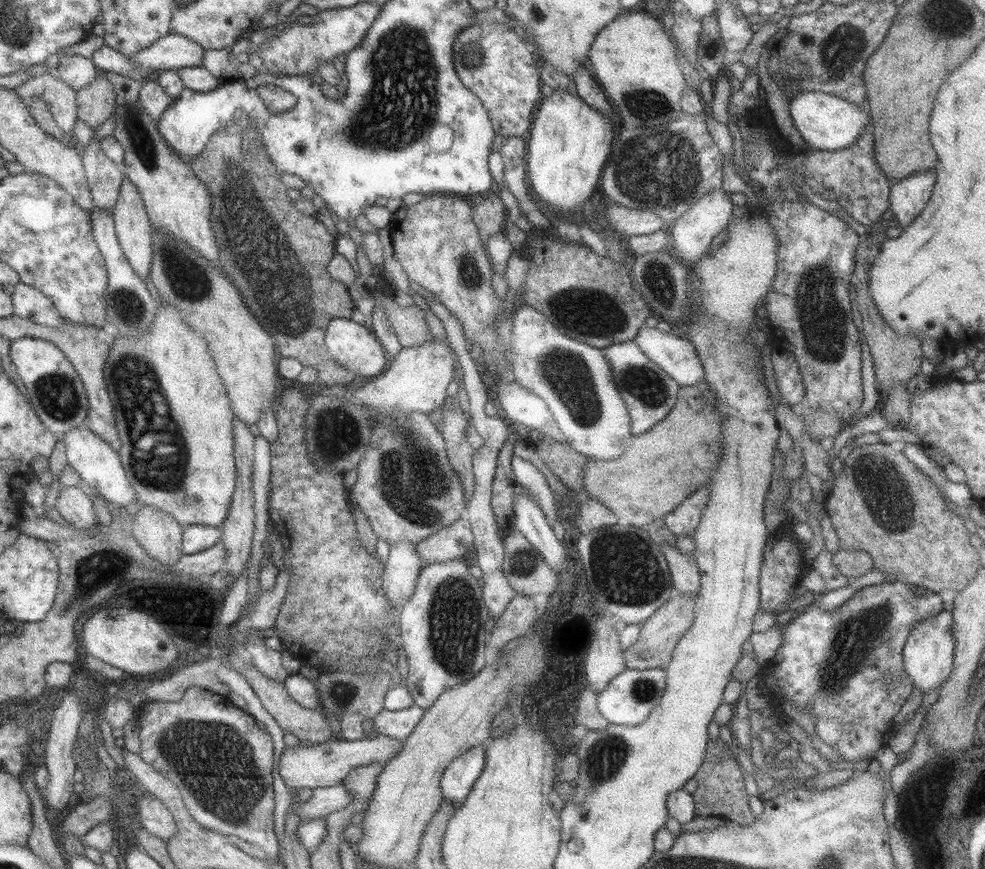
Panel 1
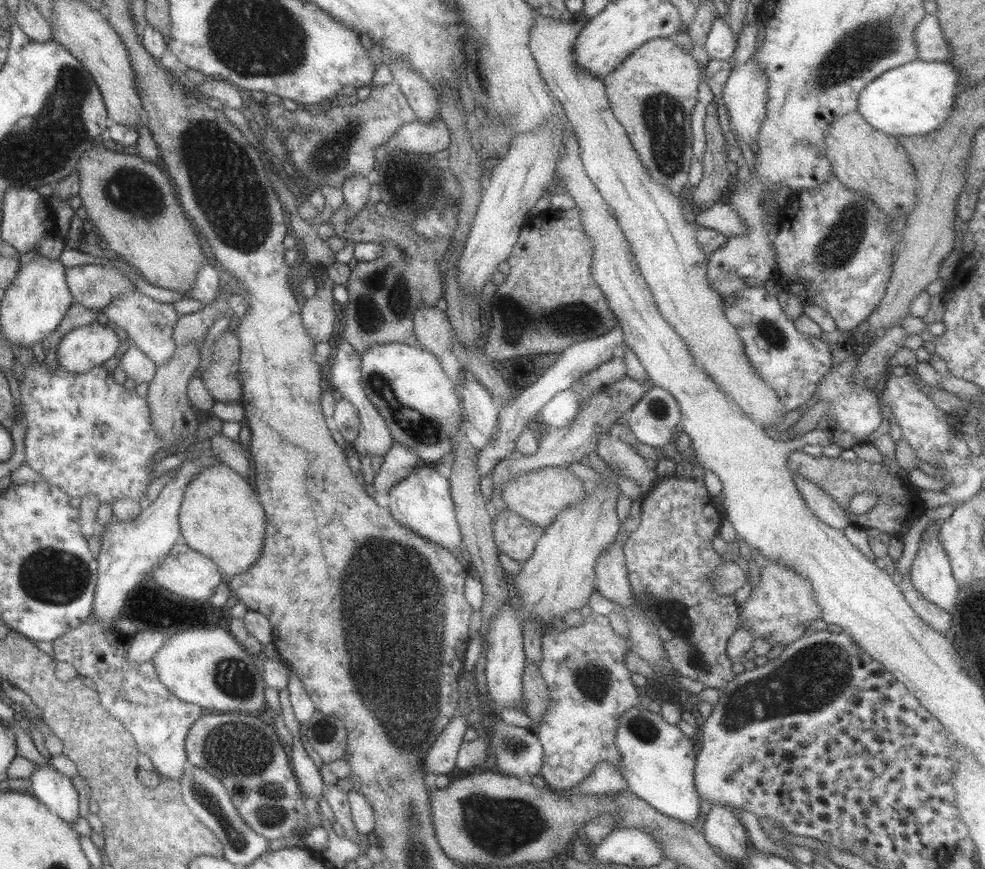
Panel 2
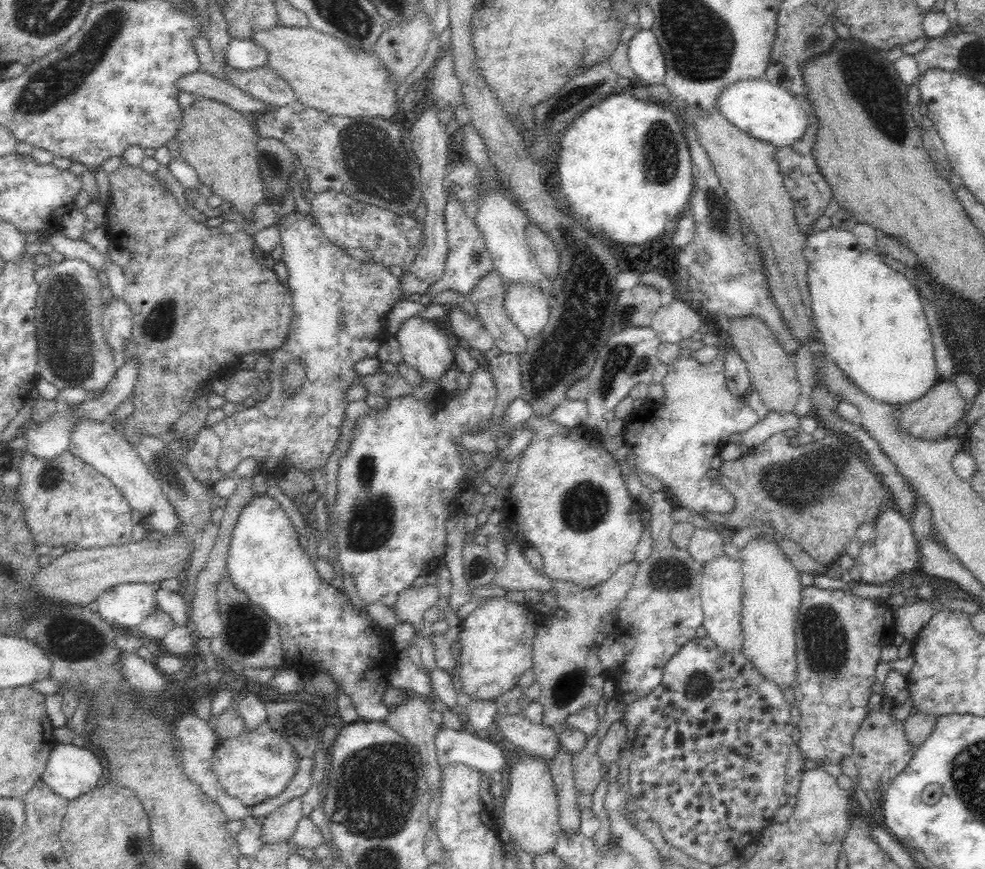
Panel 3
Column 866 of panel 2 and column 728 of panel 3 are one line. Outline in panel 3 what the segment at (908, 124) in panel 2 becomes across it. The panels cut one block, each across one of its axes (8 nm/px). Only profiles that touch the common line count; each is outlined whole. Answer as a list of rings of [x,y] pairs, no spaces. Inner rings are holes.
[[[763,78],[743,79],[726,84],[726,88],[722,88],[722,92],[718,94],[713,110],[726,117],[740,131],[750,133],[750,136],[769,142],[778,149],[794,144],[805,133],[810,115],[801,100]]]

